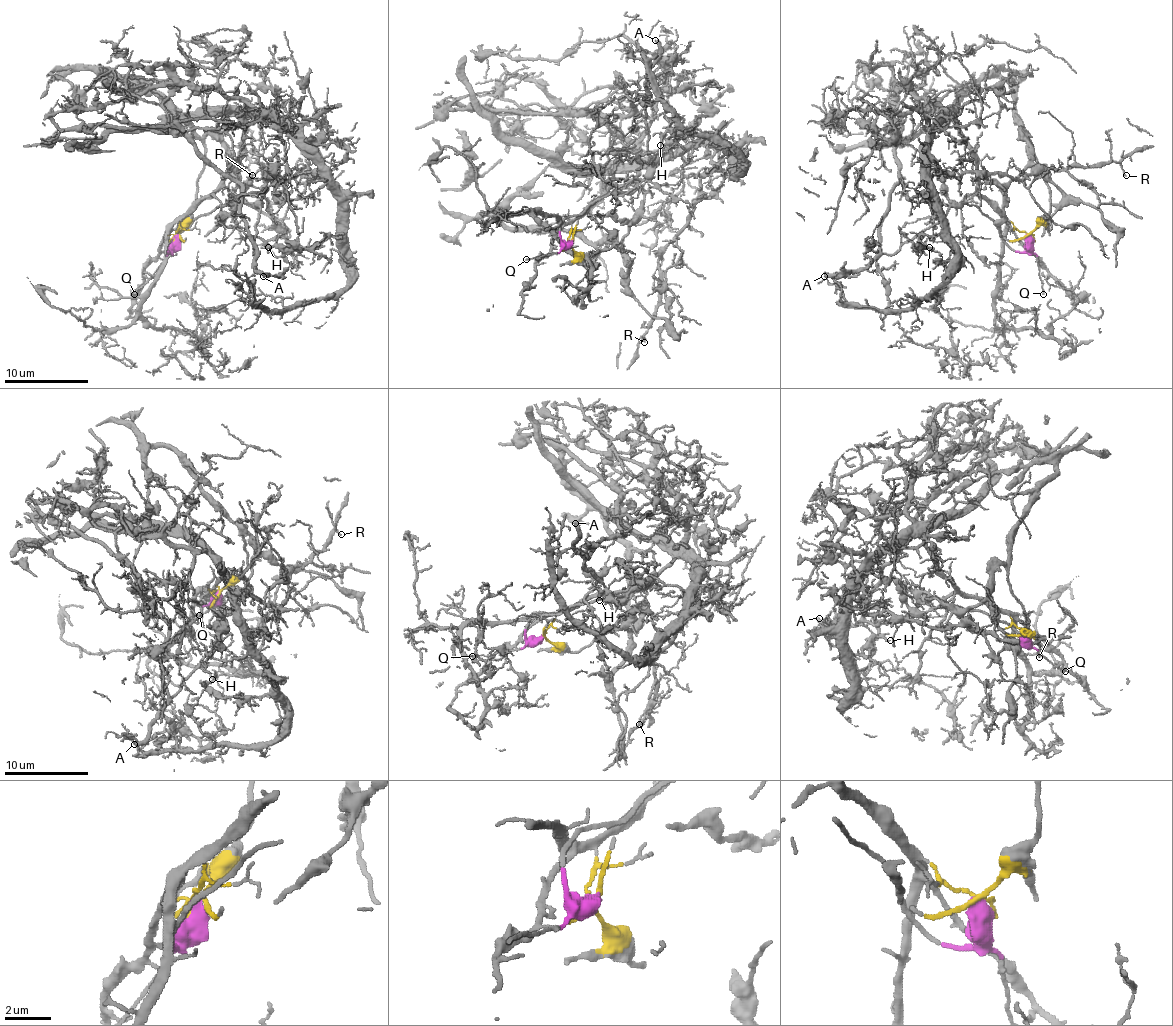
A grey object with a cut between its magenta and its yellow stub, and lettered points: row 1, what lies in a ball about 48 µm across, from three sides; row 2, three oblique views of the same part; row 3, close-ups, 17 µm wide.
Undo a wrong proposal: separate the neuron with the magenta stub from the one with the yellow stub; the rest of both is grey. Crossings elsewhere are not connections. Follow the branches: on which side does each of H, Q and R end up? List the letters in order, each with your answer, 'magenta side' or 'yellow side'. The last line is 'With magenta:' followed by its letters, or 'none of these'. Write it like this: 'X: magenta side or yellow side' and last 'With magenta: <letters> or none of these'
H: yellow side
Q: magenta side
R: yellow side
With magenta: Q

